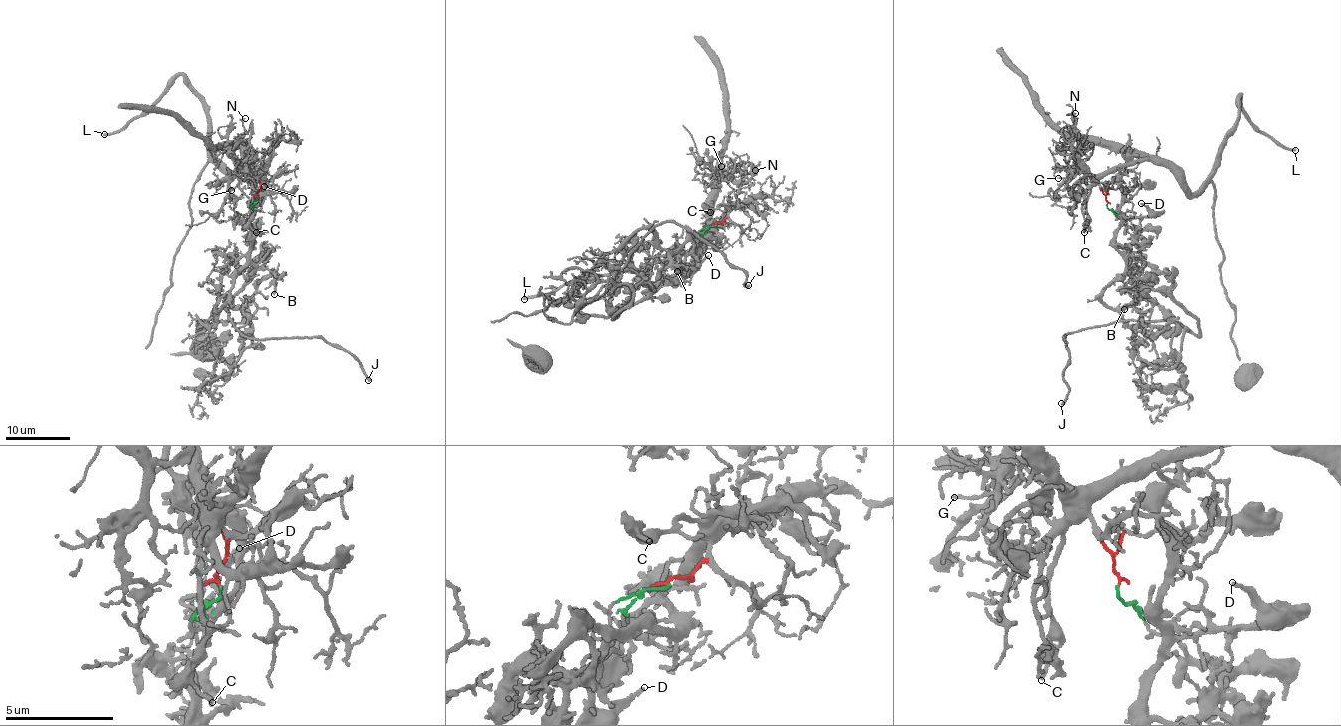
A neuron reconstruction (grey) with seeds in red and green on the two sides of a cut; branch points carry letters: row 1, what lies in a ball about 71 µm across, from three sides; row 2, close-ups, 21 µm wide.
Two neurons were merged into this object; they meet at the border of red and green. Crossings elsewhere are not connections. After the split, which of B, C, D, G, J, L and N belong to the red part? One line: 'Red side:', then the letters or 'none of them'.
Red side: C, G, L, N

